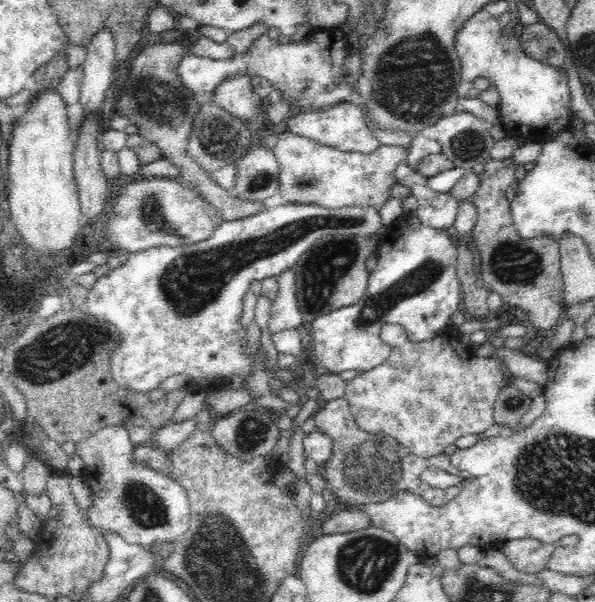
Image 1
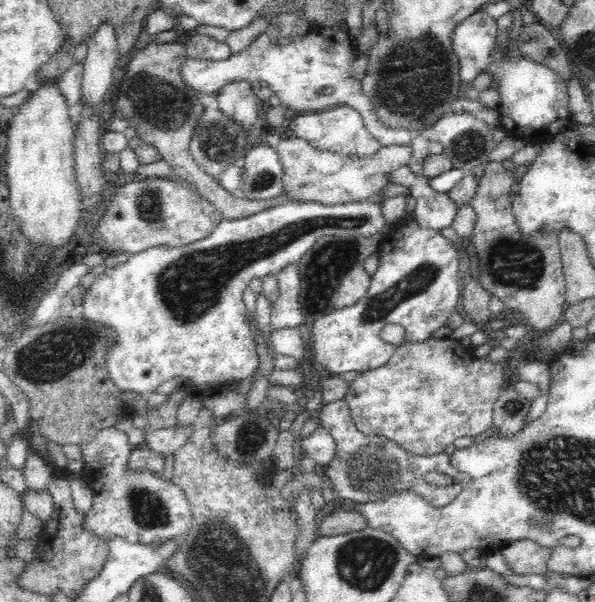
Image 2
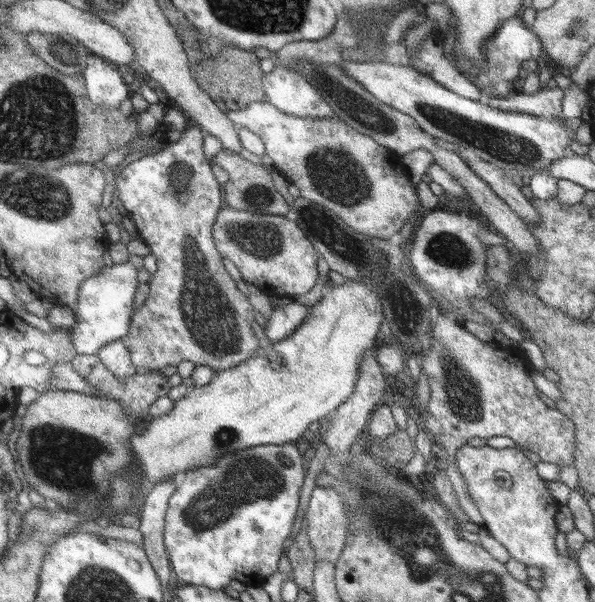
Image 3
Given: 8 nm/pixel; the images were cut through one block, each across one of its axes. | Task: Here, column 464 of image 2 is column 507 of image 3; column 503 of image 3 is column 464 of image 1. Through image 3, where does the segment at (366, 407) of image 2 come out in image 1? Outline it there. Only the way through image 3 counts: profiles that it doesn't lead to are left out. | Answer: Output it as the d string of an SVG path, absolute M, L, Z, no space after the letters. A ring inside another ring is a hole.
M384 325L382 329L381 339L389 347L386 360L347 381L343 396L361 429L388 435L408 451L426 459L444 453L458 438L483 433L495 424L494 406L503 386L499 360L478 358L469 346L452 335L436 335L430 340L416 342L408 339L405 328L400 325Z

